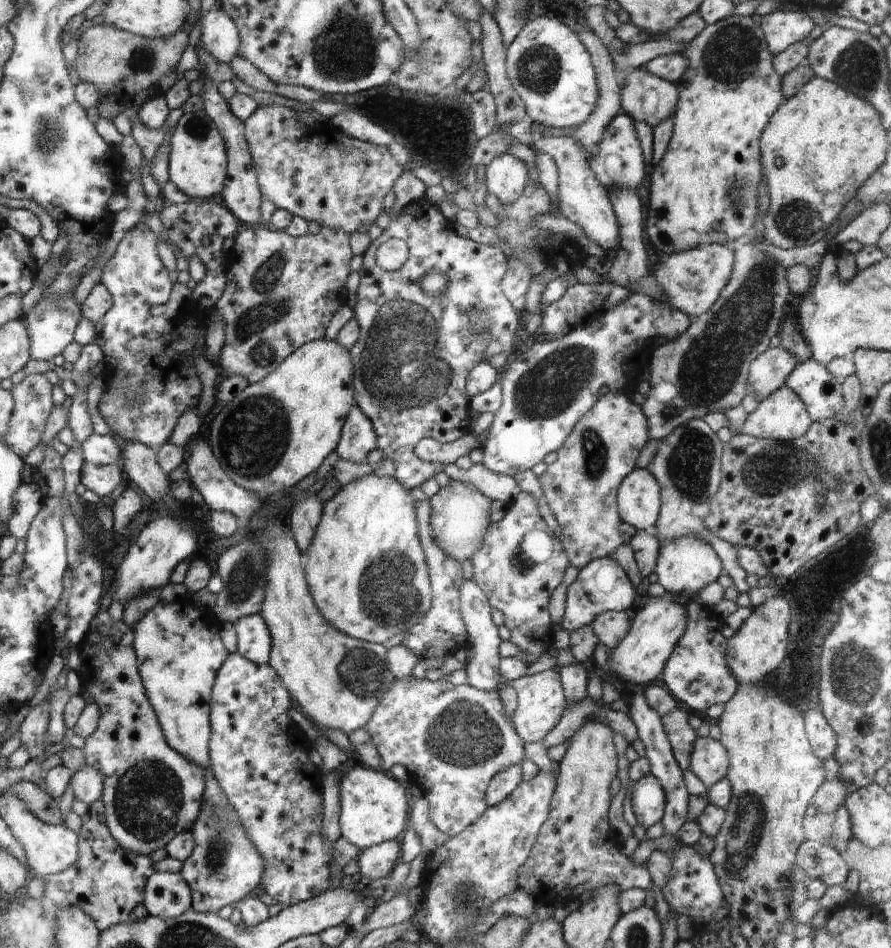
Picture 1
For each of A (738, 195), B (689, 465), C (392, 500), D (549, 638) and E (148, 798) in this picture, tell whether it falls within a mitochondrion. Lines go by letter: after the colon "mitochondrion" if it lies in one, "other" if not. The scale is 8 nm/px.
A: mitochondrion
B: mitochondrion
C: other
D: other
E: mitochondrion

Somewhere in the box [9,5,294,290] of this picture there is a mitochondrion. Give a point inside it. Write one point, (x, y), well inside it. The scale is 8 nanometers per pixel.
(49, 135)

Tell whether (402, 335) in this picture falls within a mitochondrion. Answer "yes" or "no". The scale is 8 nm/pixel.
yes

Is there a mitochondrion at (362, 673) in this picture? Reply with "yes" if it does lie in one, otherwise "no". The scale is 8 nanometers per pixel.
yes

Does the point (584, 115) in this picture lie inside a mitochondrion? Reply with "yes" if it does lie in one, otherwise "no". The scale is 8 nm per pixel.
no

